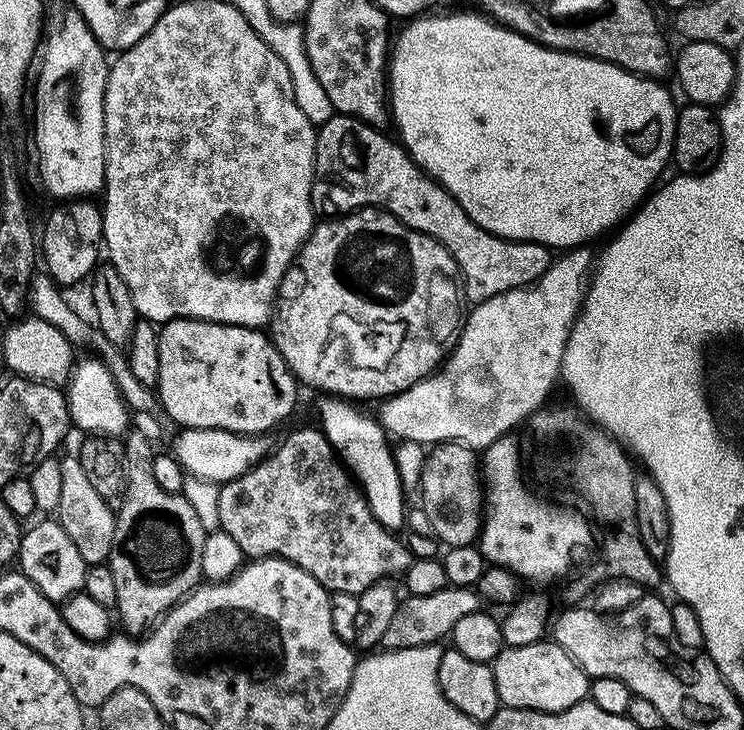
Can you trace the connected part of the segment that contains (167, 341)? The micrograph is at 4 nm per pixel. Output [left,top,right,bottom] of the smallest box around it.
[158,318,298,436]

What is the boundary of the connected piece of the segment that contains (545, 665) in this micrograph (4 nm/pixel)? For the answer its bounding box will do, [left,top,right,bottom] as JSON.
[491,638,590,712]

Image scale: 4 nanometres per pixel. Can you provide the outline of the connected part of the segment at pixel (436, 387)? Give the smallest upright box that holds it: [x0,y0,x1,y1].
[378,246,594,450]

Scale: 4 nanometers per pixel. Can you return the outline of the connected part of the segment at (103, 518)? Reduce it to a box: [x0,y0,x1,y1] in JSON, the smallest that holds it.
[54,455,116,564]

